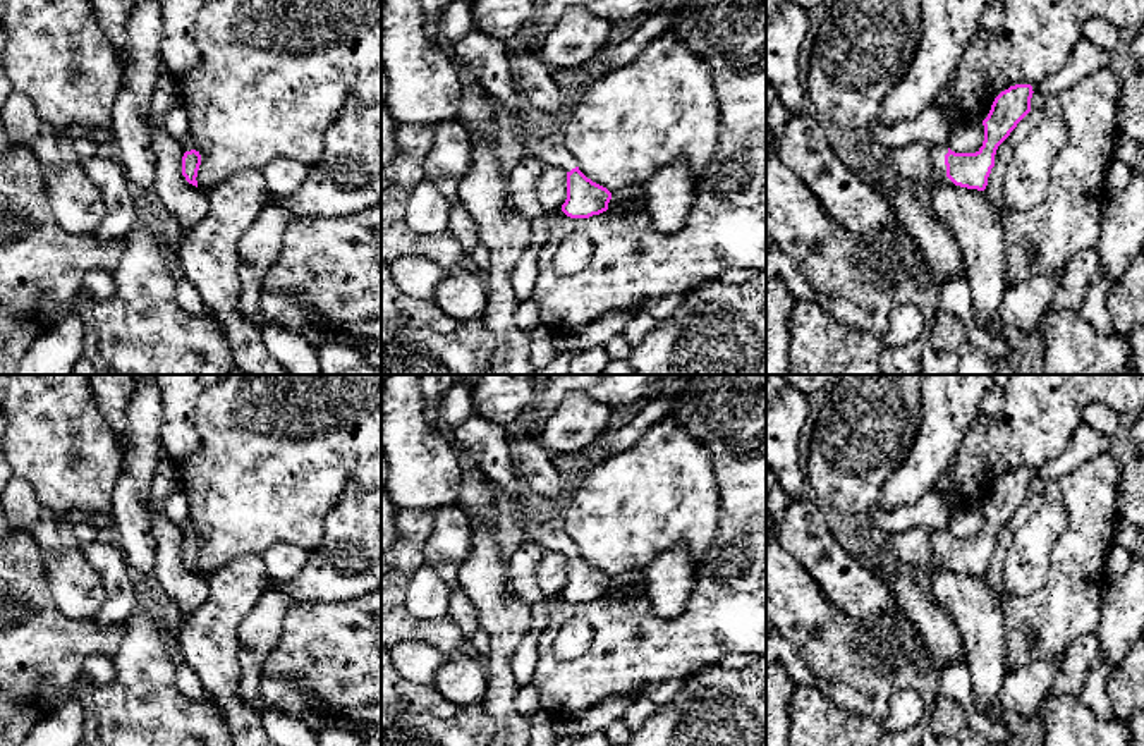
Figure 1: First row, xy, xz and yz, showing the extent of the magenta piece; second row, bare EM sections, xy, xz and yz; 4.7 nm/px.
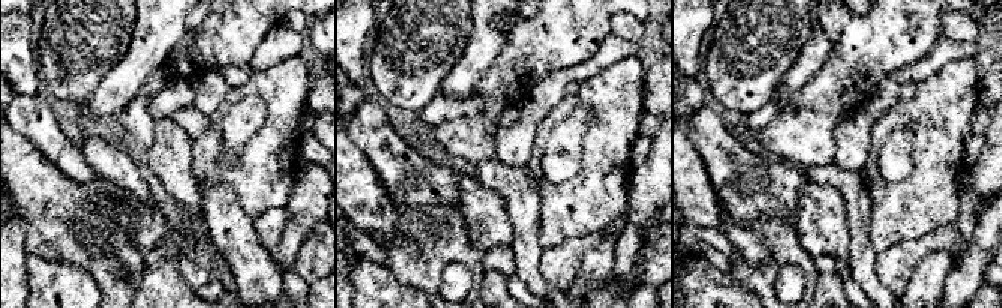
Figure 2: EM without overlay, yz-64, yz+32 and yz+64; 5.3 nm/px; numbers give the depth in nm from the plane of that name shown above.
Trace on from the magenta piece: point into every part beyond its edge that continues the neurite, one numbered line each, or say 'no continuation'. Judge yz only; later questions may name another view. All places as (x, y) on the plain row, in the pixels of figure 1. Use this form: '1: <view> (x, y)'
1: yz (1084, 444)
2: yz (938, 538)

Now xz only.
1: xz (548, 535)

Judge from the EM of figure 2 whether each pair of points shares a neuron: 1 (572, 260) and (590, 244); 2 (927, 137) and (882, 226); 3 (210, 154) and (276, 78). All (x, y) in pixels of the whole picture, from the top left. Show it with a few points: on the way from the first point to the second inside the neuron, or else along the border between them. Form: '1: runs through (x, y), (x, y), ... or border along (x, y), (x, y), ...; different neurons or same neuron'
1: runs through (576, 256), (585, 247); same neuron
2: runs through (927, 160), (927, 179), (903, 203); same neuron
3: runs through (216, 129), (224, 107), (252, 86); same neuron

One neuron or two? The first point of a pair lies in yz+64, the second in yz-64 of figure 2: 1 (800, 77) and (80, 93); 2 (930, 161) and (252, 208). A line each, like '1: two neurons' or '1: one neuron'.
1: two neurons
2: one neuron

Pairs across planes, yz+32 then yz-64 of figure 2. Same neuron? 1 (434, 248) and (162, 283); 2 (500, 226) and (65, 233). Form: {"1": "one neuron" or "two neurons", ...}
{"1": "two neurons", "2": "two neurons"}

